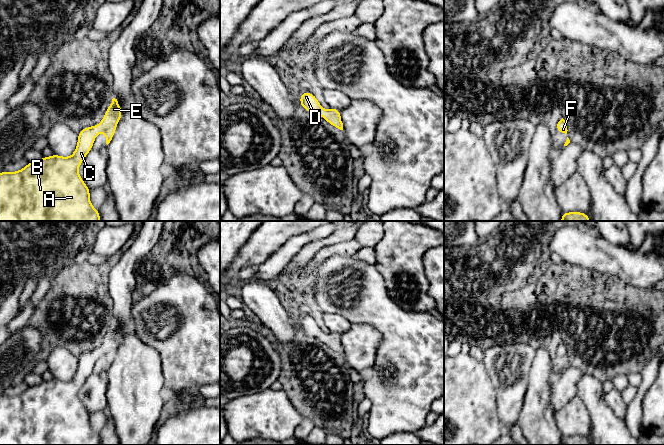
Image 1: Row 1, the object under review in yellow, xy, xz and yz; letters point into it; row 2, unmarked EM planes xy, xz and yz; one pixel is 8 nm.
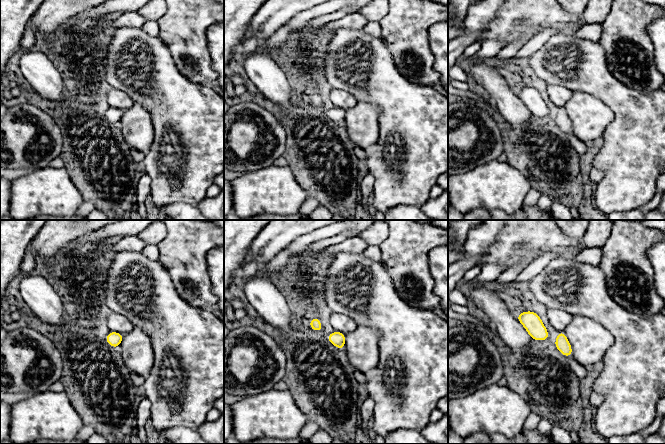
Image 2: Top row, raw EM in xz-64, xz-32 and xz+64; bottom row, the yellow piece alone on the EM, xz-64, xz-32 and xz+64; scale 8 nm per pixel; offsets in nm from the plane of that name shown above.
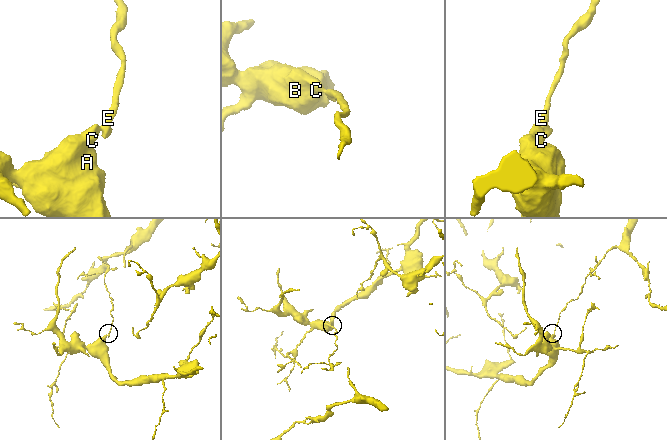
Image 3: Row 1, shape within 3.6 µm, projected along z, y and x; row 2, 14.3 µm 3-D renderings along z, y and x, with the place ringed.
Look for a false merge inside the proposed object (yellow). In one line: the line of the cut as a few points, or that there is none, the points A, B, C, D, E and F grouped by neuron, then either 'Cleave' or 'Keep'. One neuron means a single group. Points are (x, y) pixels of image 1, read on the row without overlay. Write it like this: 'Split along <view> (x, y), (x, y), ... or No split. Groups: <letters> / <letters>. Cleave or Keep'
No split. Groups: A B C D E F. Keep

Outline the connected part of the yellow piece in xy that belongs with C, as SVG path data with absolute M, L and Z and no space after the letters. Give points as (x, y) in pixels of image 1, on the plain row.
M113 322L99 349L86 351L77 357L77 371L70 381L53 378L29 386L19 395L0 396L0 445L101 445L98 433L90 426L90 413L78 393L101 355L106 360L106 368L110 367L121 341L122 333Z

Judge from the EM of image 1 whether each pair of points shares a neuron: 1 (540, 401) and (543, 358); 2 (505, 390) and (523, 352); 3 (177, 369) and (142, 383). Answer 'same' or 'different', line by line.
1: same
2: same
3: different

